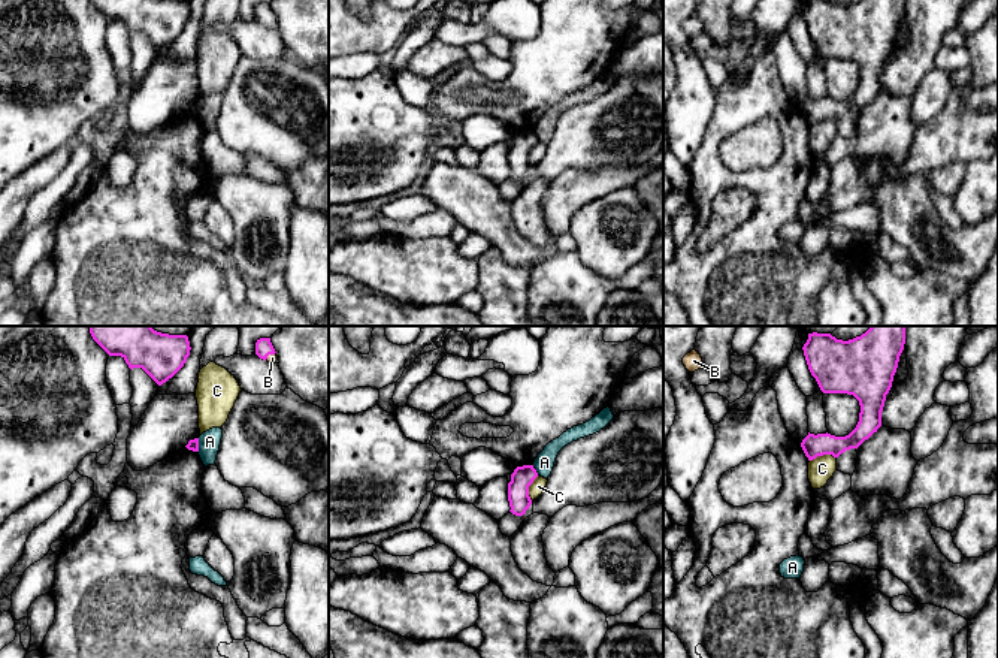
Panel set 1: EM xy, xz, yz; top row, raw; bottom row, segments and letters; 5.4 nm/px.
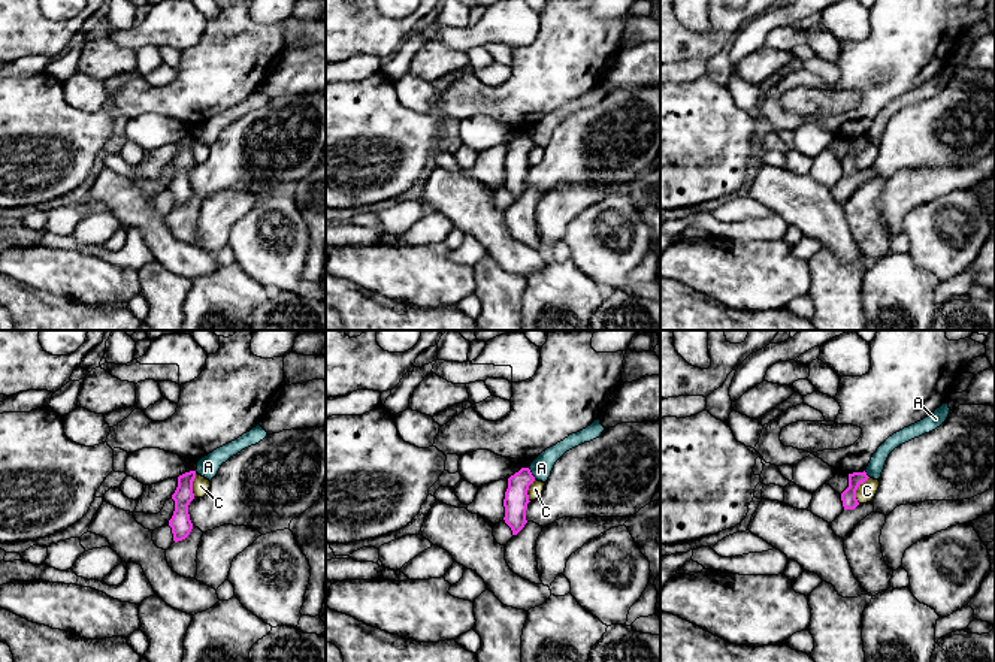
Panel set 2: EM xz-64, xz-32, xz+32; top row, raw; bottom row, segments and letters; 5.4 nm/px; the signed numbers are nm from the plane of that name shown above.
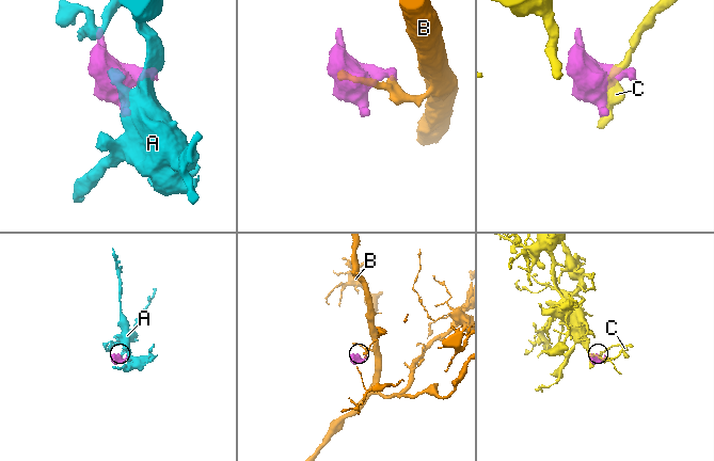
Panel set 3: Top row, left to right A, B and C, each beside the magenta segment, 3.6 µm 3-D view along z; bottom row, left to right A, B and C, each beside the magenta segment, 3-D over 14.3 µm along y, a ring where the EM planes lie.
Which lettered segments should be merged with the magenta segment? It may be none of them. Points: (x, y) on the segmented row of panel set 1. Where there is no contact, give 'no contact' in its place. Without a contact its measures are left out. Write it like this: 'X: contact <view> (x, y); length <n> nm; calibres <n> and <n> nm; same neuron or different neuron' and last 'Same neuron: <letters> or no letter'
A: contact xz (535, 470); length 70 nm; calibres 120 and 100 nm; different neuron
B: contact xy (269, 353); length 80 nm; calibres 100 and 50 nm; same neuron
C: contact yz (822, 455); length 150 nm; calibres 120 and 140 nm; different neuron
Same neuron: B

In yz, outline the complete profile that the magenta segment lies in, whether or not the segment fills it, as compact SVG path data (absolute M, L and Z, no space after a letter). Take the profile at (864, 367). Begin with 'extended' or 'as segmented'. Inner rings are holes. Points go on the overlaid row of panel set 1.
as segmented; M871 326L849 341L831 333L808 333L802 350L820 390L853 395L861 405L859 422L849 435L808 432L801 443L808 461L823 455L838 458L877 432L904 344L905 326Z

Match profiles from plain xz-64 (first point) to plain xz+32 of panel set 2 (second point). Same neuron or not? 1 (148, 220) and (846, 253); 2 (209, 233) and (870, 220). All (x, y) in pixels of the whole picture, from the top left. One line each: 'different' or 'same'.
1: same
2: different

